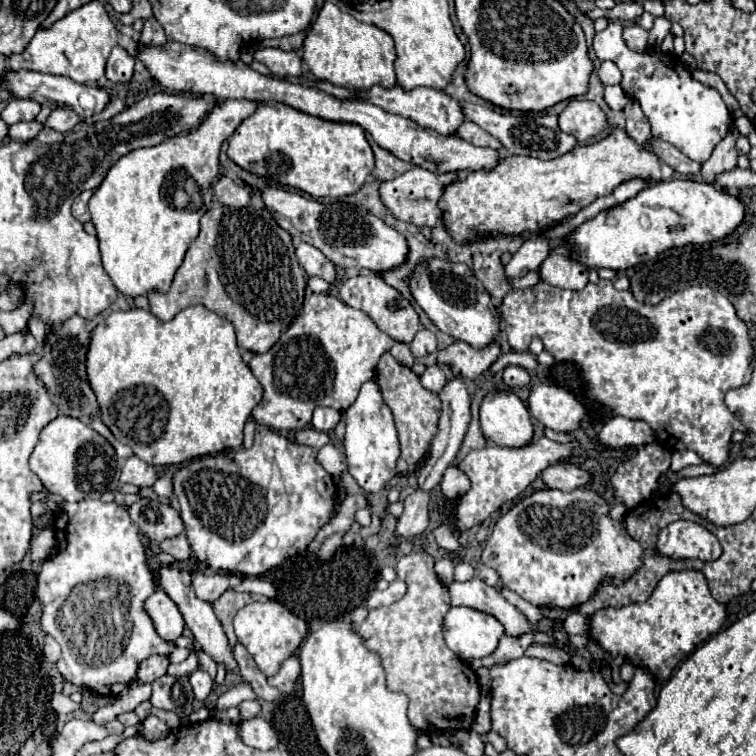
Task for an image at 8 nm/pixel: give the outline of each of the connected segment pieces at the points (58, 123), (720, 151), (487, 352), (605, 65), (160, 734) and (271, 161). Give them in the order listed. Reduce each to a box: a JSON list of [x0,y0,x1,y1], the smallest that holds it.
[[44,108,80,132],[702,128,740,184],[438,340,500,380],[598,62,622,86],[140,714,170,740],[228,104,374,198]]

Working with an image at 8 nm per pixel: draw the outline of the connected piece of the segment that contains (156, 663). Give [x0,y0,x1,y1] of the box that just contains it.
[136,656,168,684]

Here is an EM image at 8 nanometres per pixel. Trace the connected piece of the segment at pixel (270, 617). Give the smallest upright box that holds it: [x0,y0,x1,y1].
[234,602,306,676]

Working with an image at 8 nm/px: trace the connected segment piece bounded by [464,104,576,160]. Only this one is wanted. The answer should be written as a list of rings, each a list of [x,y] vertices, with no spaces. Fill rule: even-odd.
[[[464,104],[464,112],[468,112],[468,120],[476,122],[488,134],[498,138],[510,154],[532,156],[540,160],[554,160],[564,156],[576,146],[576,138],[560,130],[558,120],[554,114],[548,112],[530,112],[530,114],[510,114],[510,112],[496,112],[494,108],[480,106],[480,104]]]

